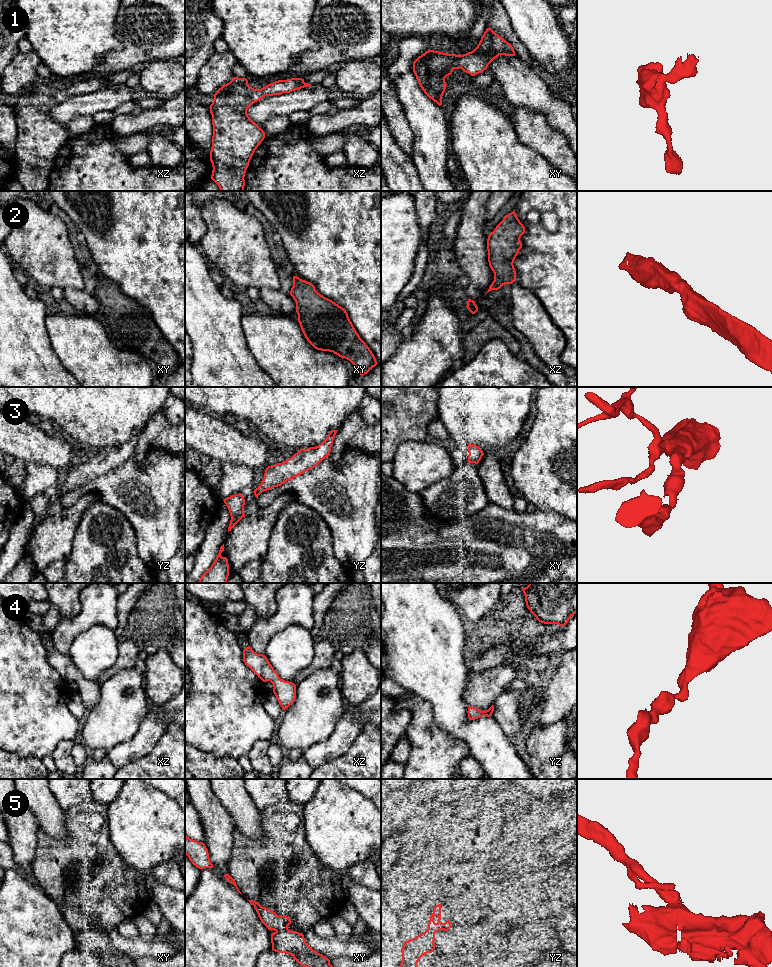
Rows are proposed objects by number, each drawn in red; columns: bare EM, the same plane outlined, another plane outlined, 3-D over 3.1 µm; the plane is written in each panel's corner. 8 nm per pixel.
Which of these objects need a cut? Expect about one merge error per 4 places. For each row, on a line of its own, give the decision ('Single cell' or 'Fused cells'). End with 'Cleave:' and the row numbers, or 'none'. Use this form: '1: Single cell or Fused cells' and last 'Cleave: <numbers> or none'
1: Single cell
2: Single cell
3: Single cell
4: Single cell
5: Fused cells
Cleave: 5

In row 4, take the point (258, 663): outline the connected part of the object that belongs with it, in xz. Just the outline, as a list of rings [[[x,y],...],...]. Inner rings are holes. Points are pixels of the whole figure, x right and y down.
[[[248,646],[243,650],[243,661],[263,682],[270,681],[273,684],[273,693],[283,710],[293,704],[296,685],[281,679],[265,655],[257,654]]]

